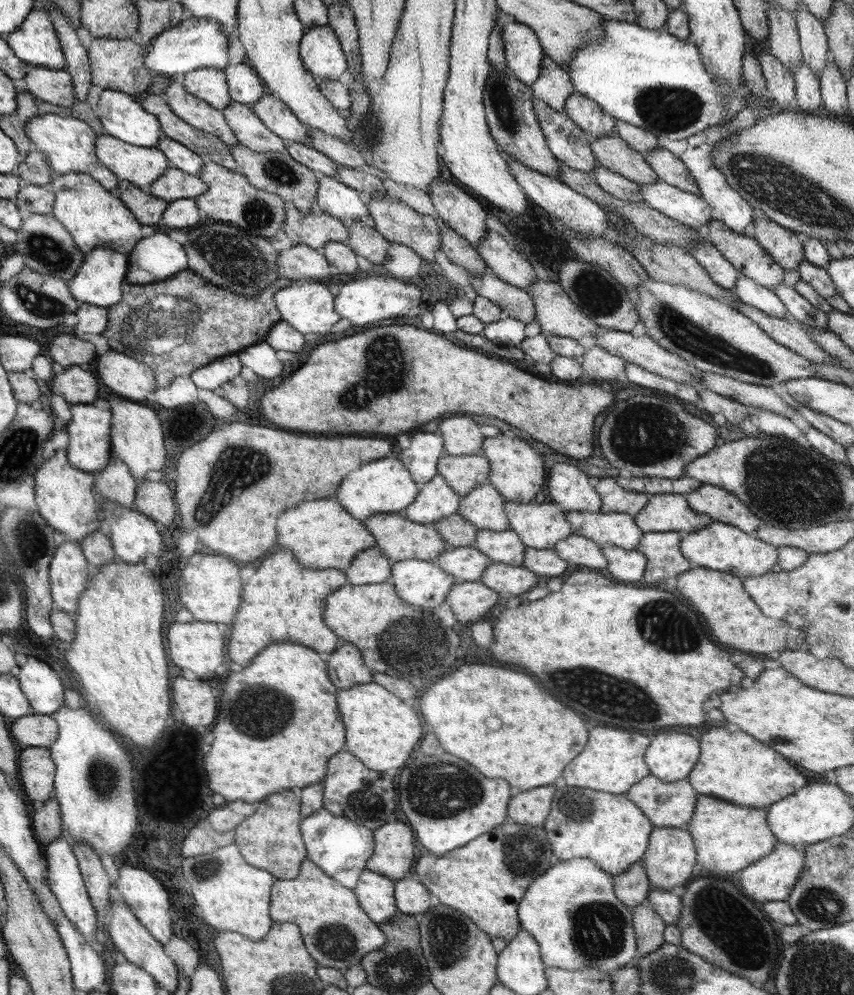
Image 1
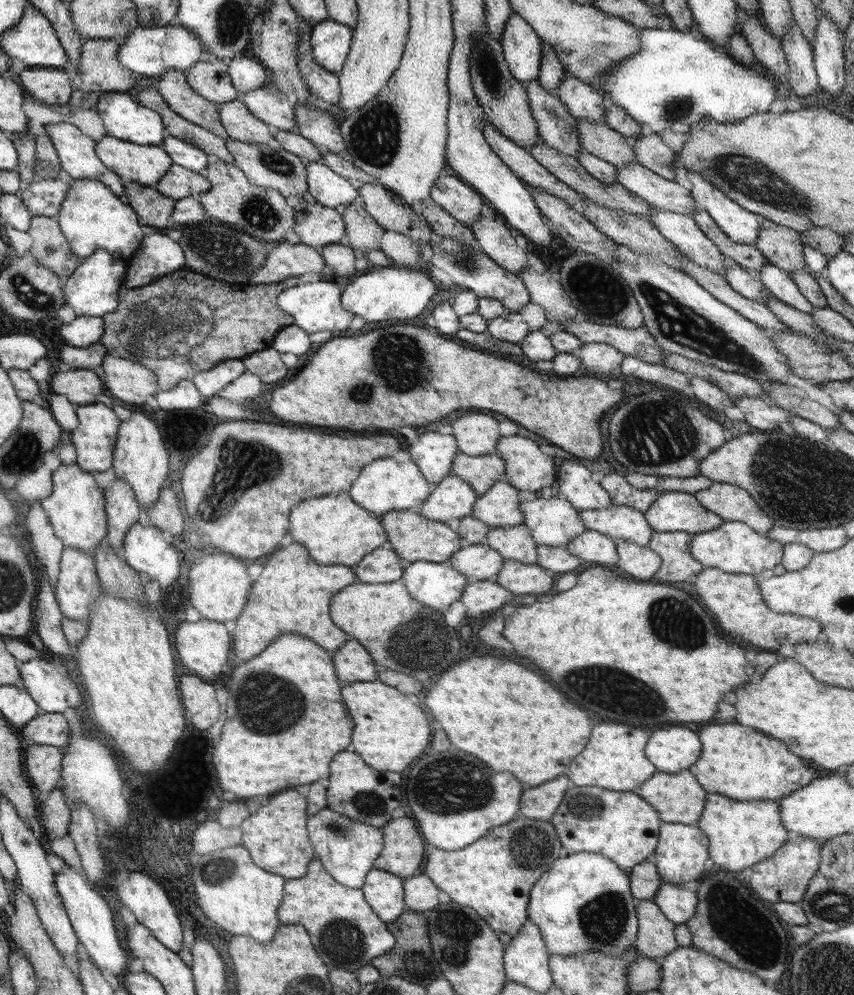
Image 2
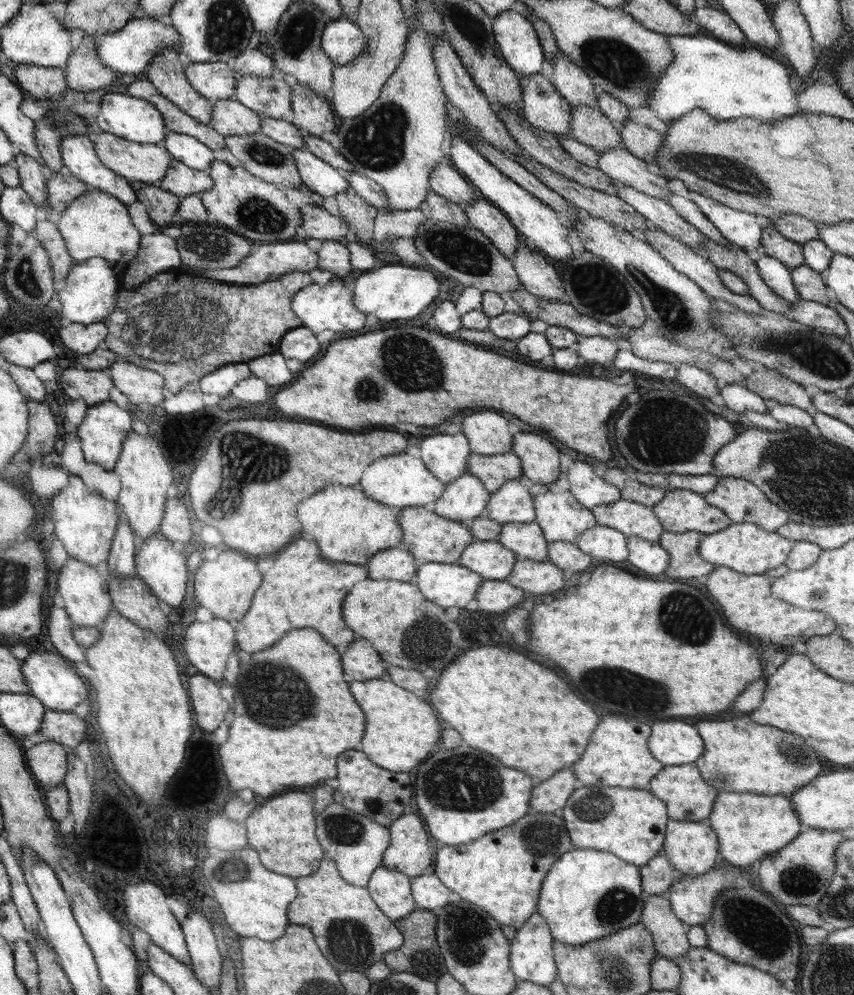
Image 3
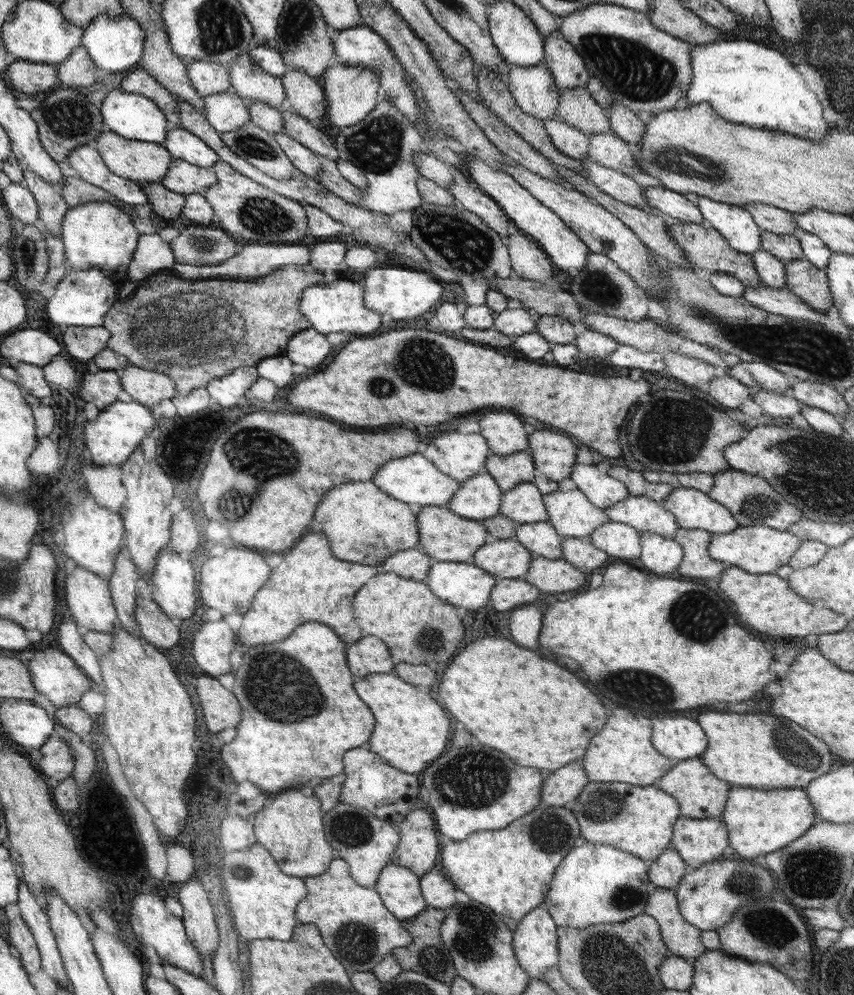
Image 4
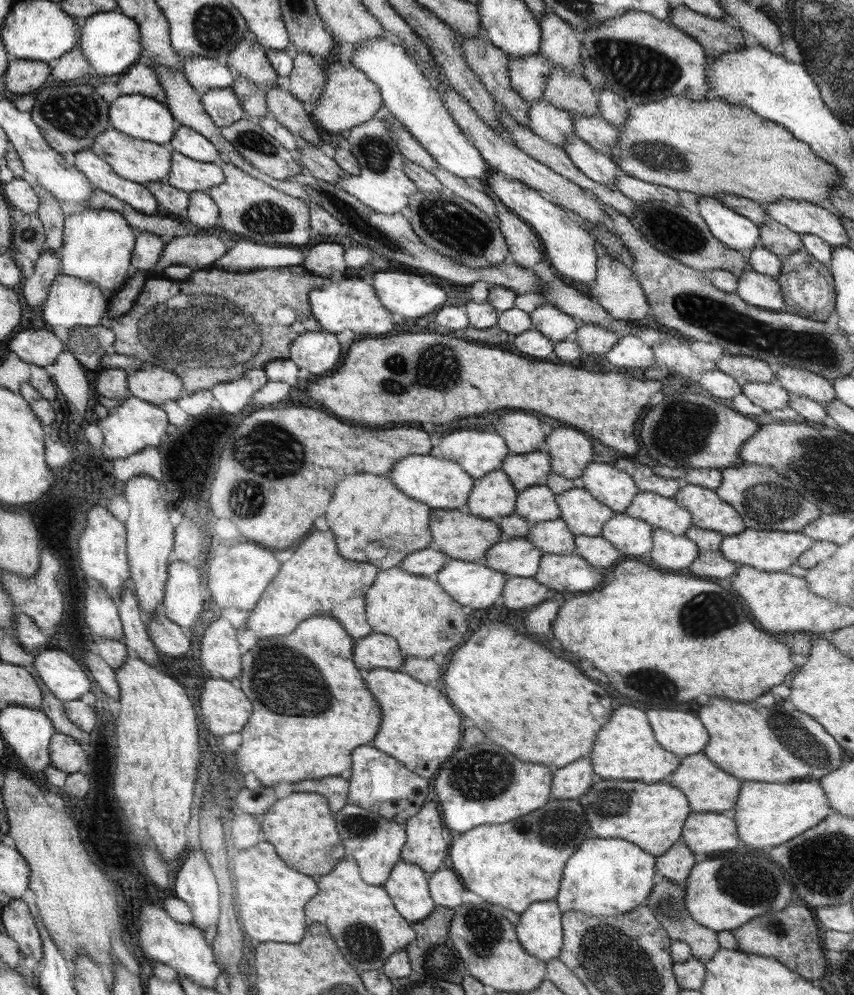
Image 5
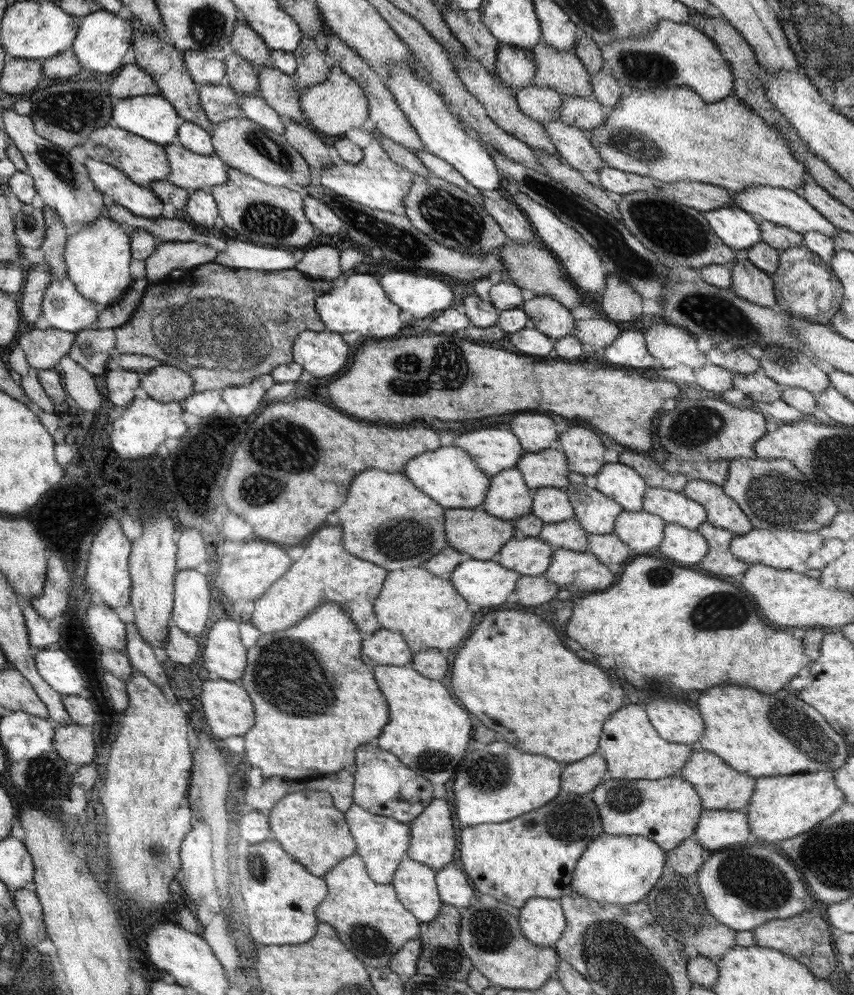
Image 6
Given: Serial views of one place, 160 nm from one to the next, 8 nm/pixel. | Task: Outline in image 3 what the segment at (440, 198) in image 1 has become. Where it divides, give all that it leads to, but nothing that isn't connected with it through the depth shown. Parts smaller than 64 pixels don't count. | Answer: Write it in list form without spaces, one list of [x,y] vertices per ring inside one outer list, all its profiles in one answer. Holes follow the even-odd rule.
[[[438,164],[431,173],[433,192],[463,207],[472,202],[472,186],[468,184],[469,179],[452,164]]]

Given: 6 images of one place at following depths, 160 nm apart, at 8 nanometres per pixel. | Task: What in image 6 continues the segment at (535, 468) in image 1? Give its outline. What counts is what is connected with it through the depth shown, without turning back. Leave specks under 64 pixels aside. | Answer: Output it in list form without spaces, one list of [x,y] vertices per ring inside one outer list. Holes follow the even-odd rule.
[[[571,426],[560,435],[561,449],[569,460],[569,470],[590,476],[596,474],[606,463],[604,444],[596,432],[587,427]]]

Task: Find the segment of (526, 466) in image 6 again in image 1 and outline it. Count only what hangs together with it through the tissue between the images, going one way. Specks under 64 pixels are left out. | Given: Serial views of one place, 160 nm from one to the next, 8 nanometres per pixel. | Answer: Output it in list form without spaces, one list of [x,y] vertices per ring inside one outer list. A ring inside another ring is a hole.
[[[446,453],[438,460],[437,474],[443,476],[446,482],[453,487],[453,491],[463,497],[465,494],[476,489],[477,486],[488,484],[490,460],[486,459],[484,455],[453,456]]]

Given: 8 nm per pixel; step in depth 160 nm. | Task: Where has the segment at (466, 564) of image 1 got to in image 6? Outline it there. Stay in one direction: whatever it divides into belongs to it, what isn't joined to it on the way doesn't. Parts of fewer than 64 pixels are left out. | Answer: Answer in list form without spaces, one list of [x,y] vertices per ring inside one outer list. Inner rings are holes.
[[[515,536],[496,555],[496,561],[524,576],[540,576],[550,566],[554,549],[539,537]]]

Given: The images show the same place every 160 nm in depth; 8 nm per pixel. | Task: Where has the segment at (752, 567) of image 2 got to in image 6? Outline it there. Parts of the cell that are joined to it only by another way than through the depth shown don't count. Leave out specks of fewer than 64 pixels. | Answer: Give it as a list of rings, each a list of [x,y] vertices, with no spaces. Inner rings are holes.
[[[756,527],[748,534],[734,535],[730,541],[732,554],[742,562],[750,565],[762,564],[778,570],[792,570],[804,573],[808,567],[803,563],[804,559],[816,552],[826,542],[817,531],[802,532],[794,530],[762,530]]]

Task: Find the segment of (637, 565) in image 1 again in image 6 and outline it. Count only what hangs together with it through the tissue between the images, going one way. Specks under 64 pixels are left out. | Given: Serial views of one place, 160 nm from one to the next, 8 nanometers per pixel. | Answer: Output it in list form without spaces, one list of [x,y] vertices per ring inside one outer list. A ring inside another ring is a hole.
[[[667,524],[664,527],[659,547],[669,561],[693,568],[706,556],[709,549],[707,540],[697,530],[688,530],[679,524]]]

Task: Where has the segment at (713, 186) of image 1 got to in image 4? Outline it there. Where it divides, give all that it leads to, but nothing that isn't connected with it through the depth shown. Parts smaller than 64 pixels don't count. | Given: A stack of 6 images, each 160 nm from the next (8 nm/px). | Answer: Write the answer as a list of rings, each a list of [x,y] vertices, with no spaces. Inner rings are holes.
[[[690,194],[686,198],[700,209],[708,226],[714,227],[733,249],[747,255],[761,250],[763,230],[756,224],[750,211],[696,194]]]

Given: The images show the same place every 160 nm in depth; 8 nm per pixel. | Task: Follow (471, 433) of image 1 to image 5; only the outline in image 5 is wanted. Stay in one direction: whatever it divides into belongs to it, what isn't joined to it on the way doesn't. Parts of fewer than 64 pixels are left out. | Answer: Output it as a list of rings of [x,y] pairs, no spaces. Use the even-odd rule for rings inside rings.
[[[508,412],[500,420],[502,420],[501,426],[496,426],[497,433],[505,438],[505,443],[511,454],[530,454],[531,452],[543,450],[548,434],[542,430],[543,424],[540,424],[537,417],[530,416],[526,412]]]

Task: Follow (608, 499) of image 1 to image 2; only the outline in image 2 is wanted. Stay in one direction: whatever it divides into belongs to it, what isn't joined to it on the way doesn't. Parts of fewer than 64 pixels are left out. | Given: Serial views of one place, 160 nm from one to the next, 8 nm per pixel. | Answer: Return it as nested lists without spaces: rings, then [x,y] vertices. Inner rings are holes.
[[[605,472],[601,480],[601,486],[612,499],[611,504],[616,506],[628,506],[645,513],[660,492],[657,490],[640,490],[634,488],[625,476],[614,472]]]

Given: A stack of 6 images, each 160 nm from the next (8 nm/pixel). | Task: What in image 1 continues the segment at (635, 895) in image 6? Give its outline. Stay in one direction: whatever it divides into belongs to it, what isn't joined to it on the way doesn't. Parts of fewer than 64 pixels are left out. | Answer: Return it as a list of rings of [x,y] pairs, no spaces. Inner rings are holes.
[[[572,858],[558,862],[528,886],[517,915],[521,928],[534,936],[541,947],[541,958],[546,968],[553,966],[562,970],[580,970],[590,967],[610,973],[641,956],[637,951],[635,929],[632,928],[633,910],[615,894],[613,875],[596,867],[590,858]]]

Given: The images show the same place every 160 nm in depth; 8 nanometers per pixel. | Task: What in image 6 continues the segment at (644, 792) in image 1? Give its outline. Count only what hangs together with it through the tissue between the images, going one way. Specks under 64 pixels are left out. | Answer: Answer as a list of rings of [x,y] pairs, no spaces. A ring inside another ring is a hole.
[[[694,748],[688,762],[681,768],[679,775],[687,780],[702,799],[705,810],[728,810],[744,812],[754,792],[755,778],[740,774],[728,766],[722,758],[703,749]]]

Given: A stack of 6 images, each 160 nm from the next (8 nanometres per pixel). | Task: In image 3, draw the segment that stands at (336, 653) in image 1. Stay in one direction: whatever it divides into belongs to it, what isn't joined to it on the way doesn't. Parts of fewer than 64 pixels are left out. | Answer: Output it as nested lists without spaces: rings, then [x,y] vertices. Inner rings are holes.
[[[357,638],[341,652],[341,662],[344,664],[345,676],[352,681],[369,681],[374,679],[389,680],[390,664],[385,657],[380,658],[373,643],[365,638]]]

